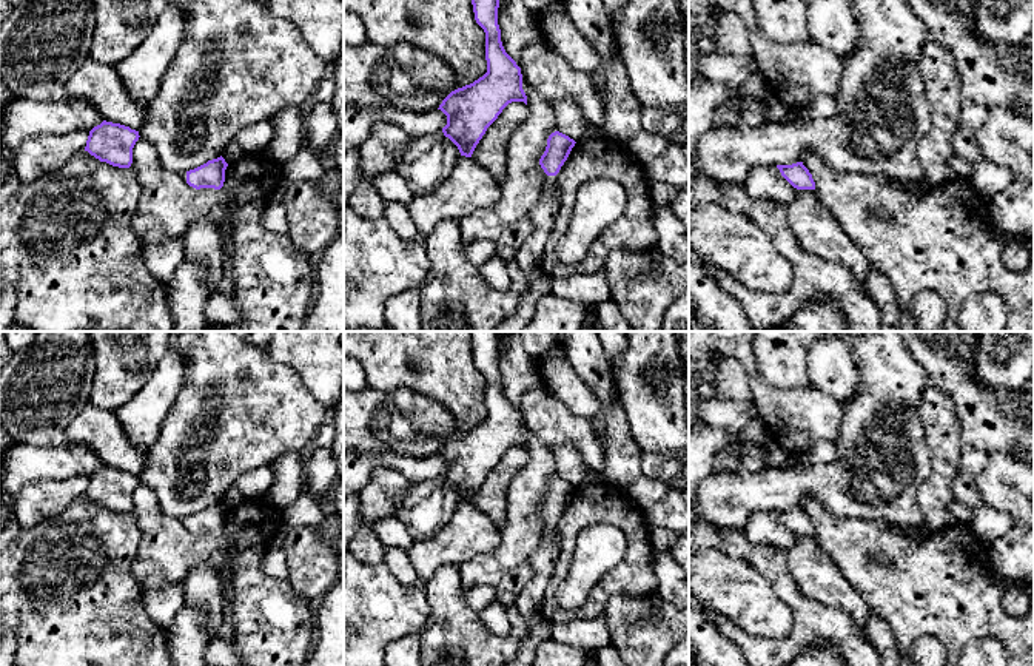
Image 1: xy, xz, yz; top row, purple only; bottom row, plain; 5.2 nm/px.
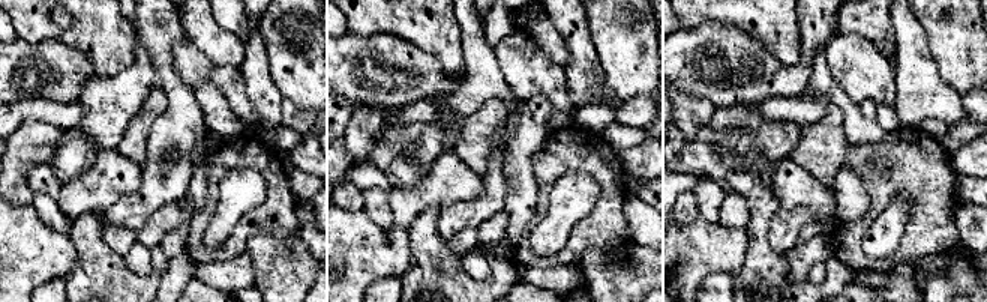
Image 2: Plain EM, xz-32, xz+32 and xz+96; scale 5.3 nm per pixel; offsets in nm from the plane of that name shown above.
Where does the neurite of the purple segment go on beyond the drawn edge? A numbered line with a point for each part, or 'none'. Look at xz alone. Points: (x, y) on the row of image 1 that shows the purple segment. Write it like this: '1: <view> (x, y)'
1: xz (543, 215)

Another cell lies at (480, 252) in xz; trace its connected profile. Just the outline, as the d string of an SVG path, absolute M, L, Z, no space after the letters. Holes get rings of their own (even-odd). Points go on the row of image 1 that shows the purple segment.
M475 240L462 245L464 256L476 267L482 268L496 256L496 240Z

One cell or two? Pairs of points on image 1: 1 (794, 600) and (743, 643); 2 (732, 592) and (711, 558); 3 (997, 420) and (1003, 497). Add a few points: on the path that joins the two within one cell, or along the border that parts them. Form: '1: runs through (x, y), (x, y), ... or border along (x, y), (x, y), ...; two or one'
1: runs through (798, 622), (798, 632), (783, 648), (765, 648); one
2: runs through (725, 585), (711, 571), (711, 566); one
3: border along (988, 454), (1013, 452), (1017, 457); two

